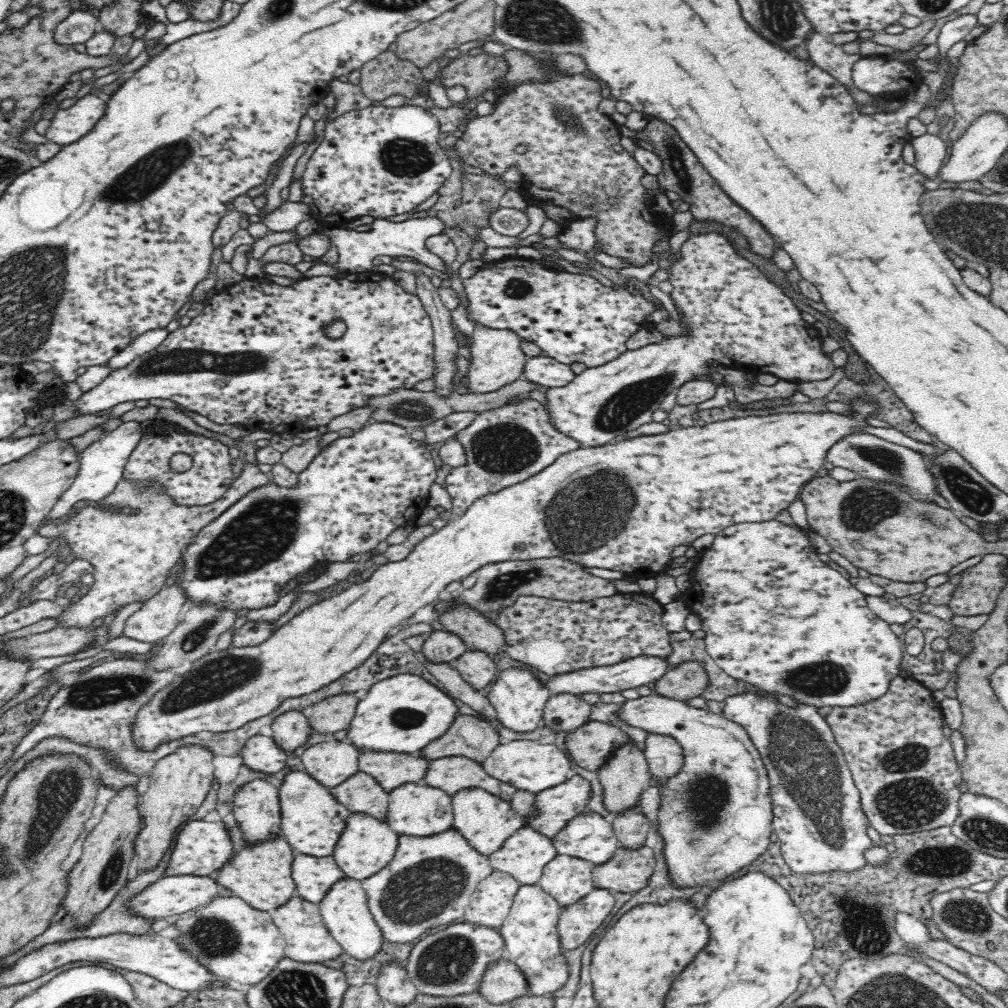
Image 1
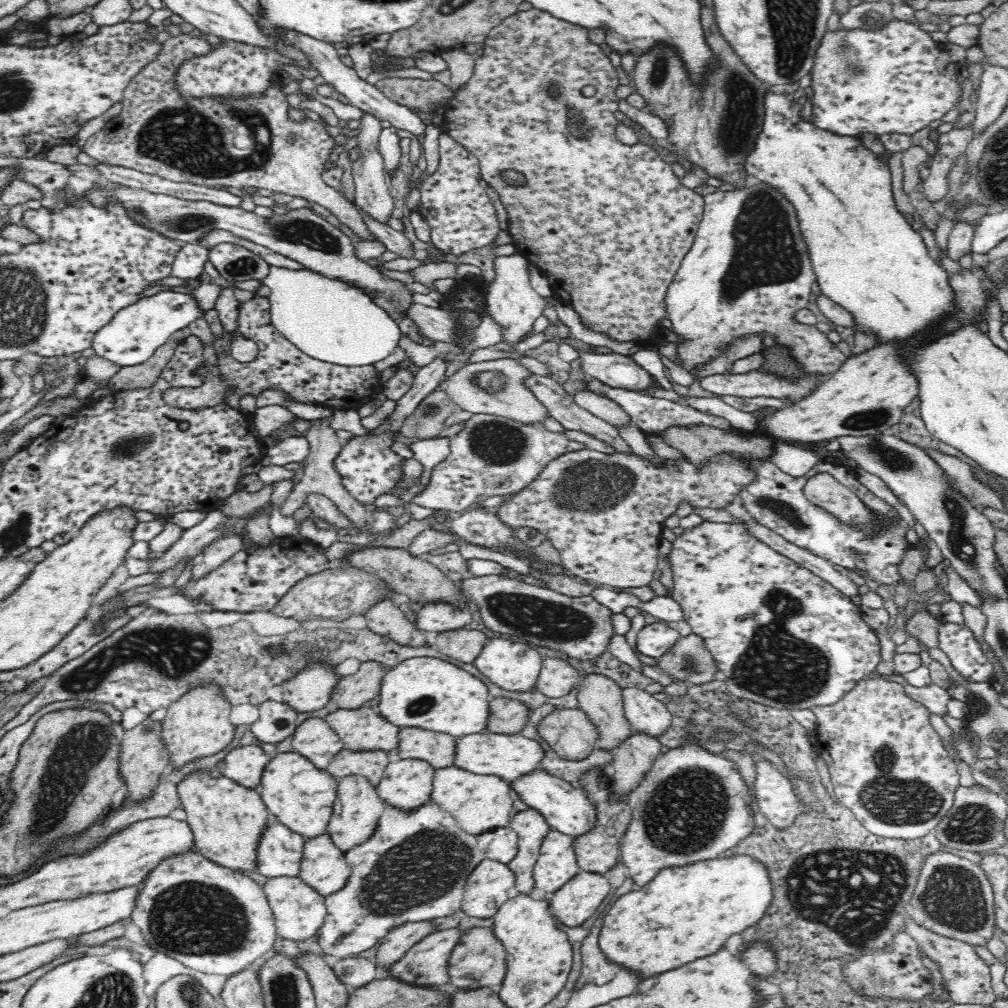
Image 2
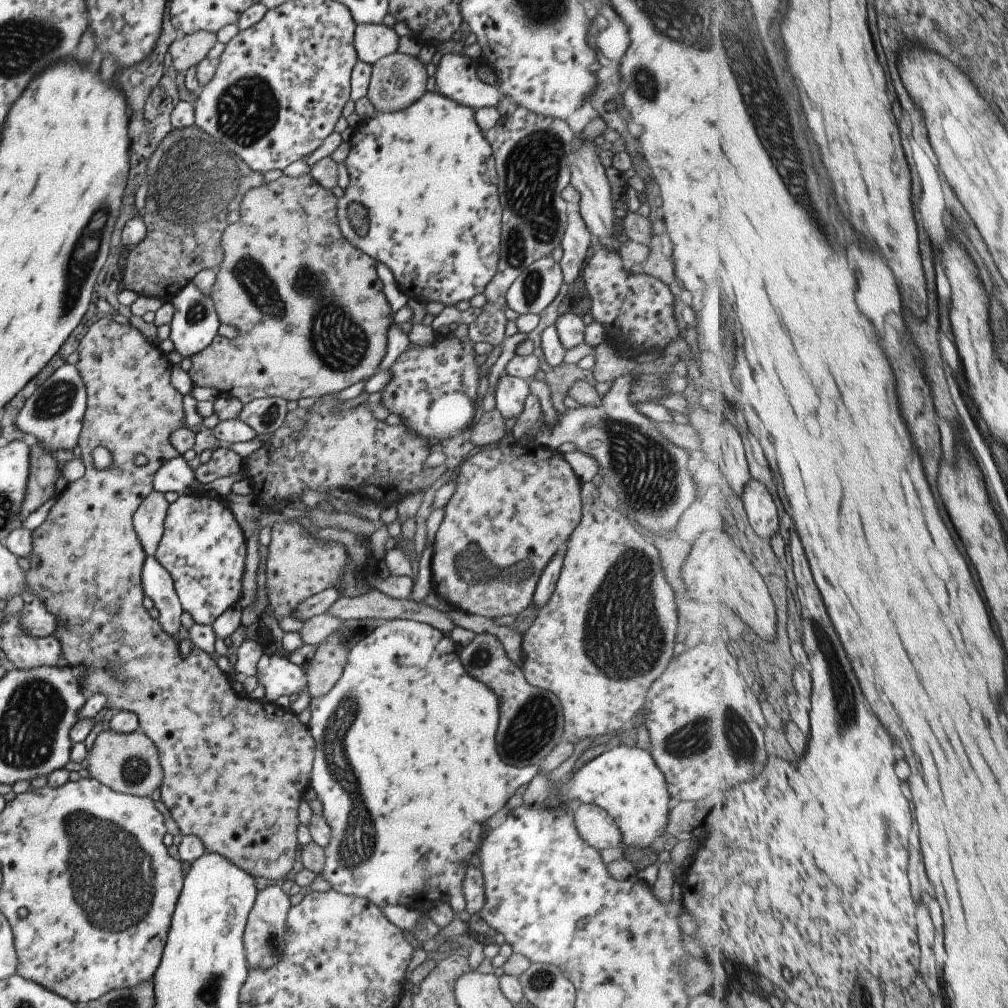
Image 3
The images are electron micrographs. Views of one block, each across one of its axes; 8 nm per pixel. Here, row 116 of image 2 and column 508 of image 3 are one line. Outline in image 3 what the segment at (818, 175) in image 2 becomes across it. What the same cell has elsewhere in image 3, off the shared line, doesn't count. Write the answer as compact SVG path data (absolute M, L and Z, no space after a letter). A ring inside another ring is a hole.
M409 618L391 619L367 632L359 642L355 643L349 649L346 663L335 684L324 695L311 698L308 708L310 718L305 725L314 742L314 757L308 786L321 802L321 818L327 823L330 832L328 842L322 848L324 861L319 875L325 879L331 890L345 896L368 900L379 908L401 905L420 909L448 902L457 916L464 909L462 882L465 866L471 866L474 858L471 858L472 854L478 856L483 838L481 836L483 822L489 820L495 812L499 812L515 790L521 784L528 784L539 770L539 763L518 769L501 762L493 742L493 734L497 730L497 720L499 720L498 698L492 690L465 674L458 659L458 649L449 640L448 634L438 631L427 623L415 622Z

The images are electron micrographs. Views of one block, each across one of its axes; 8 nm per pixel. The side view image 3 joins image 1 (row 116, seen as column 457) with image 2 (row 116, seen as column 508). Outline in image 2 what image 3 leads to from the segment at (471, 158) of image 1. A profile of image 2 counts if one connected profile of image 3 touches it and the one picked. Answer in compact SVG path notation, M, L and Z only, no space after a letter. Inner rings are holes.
M532 7L530 10L508 16L488 34L483 44L482 55L474 56L473 76L448 99L444 107L443 124L446 133L479 160L481 178L498 192L499 199L508 213L510 224L507 231L513 240L515 250L546 277L551 285L552 296L572 308L584 327L618 342L632 342L638 346L660 343L662 337L658 336L658 332L662 326L661 322L664 318L668 318L665 305L666 293L678 274L682 259L692 248L703 216L705 202L702 193L700 190L684 186L682 178L672 171L671 164L662 159L663 152L658 152L656 147L639 142L636 145L626 145L617 140L616 110L620 99L616 95L616 88L620 85L617 68L608 55L602 52L600 45L589 40L588 30L584 30L582 26L572 26L570 22L562 21L546 11ZM584 86L594 86L596 89L594 96L582 95ZM502 170L522 172L526 177L526 184L522 188L506 184L502 178L498 178Z

